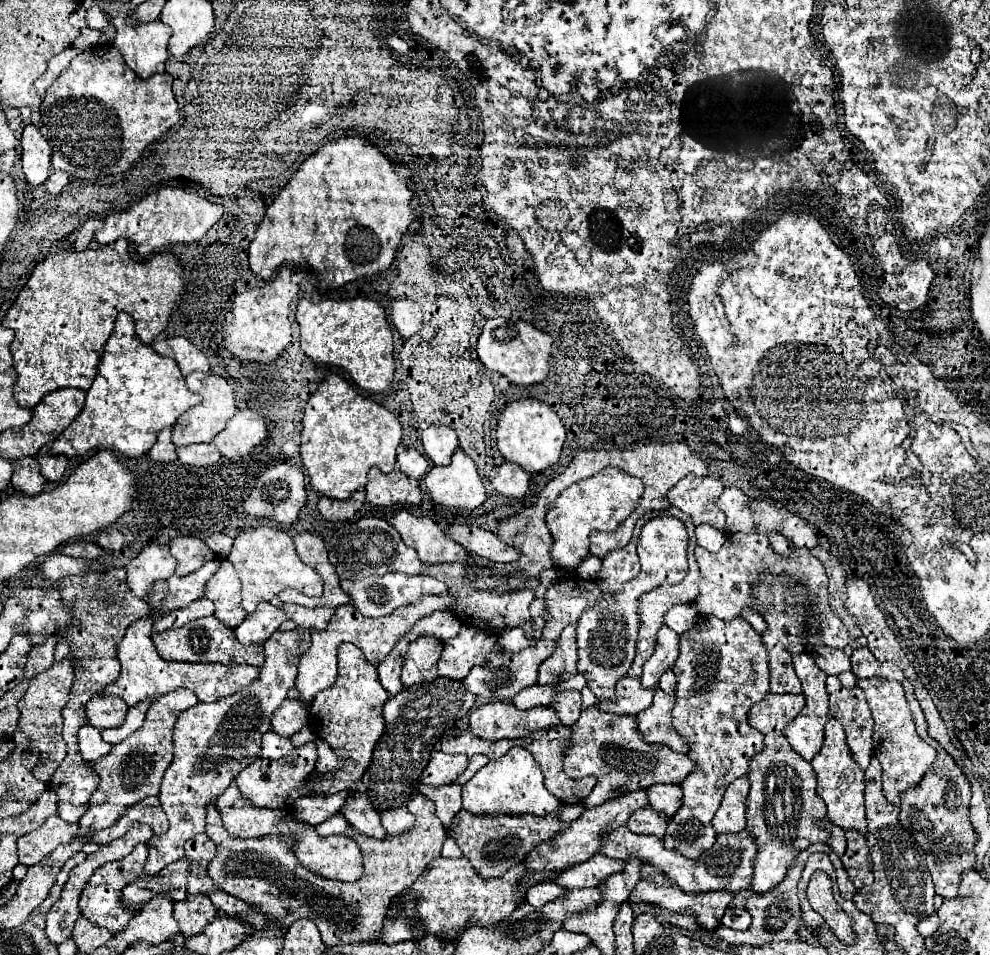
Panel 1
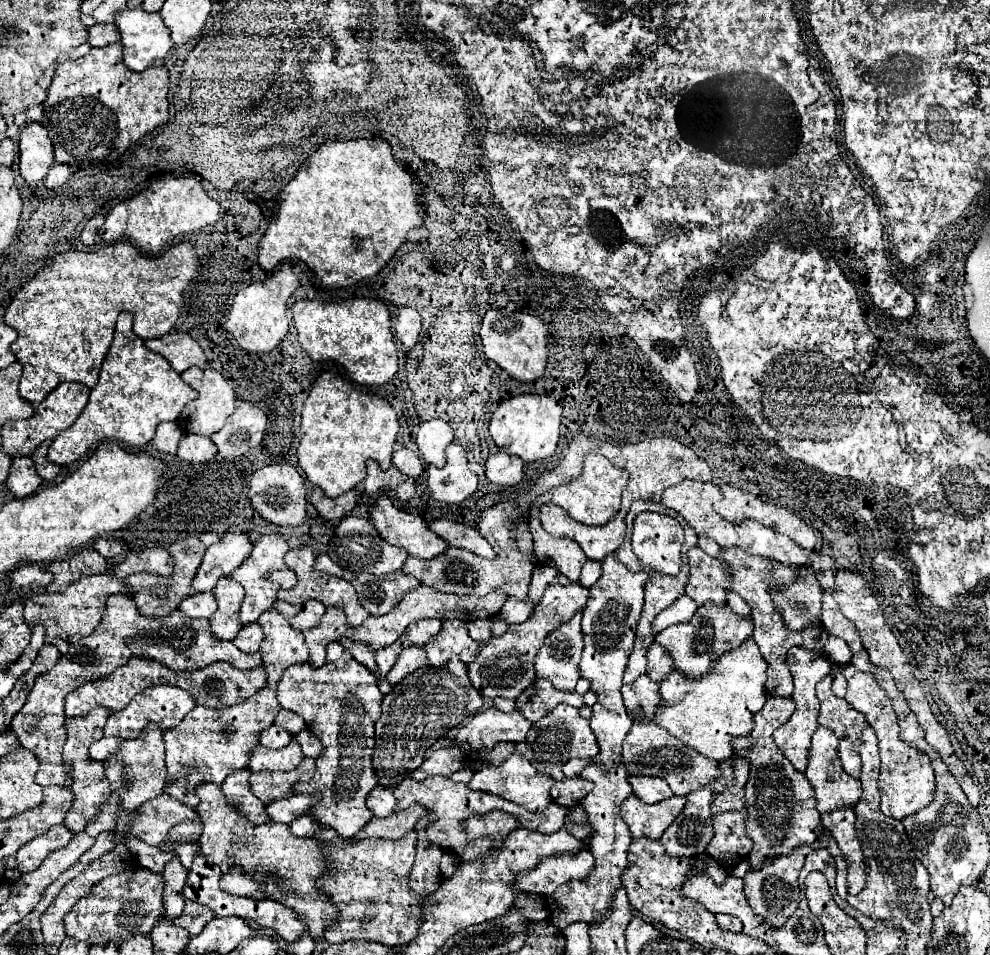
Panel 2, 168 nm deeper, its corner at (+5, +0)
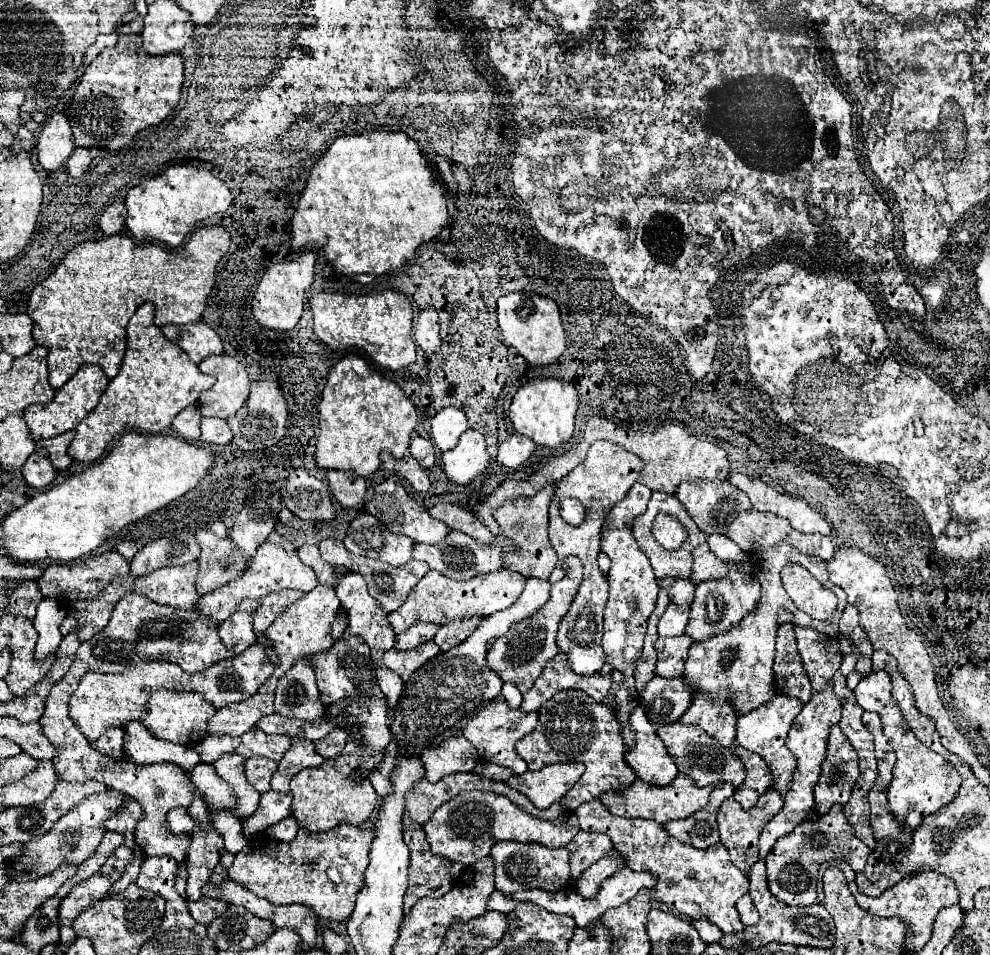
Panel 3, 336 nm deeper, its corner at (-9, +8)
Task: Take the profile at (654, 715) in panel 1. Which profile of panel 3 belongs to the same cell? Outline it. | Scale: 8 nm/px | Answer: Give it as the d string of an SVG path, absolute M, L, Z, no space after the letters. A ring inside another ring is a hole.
M778 542L770 548L762 548L758 552L752 552L752 562L758 574L758 580L762 584L762 598L760 606L748 614L738 628L732 628L726 634L712 636L704 642L694 642L690 646L690 656L686 660L686 668L682 674L682 680L692 690L692 704L678 720L680 724L694 724L706 730L712 738L716 738L722 746L736 750L736 722L738 716L744 716L746 712L752 712L754 708L760 708L766 704L766 700L772 700L776 696L774 692L774 640L776 640L776 628L778 628L778 612L792 614L792 600L788 598L780 572L788 564L800 564L804 566L814 578L818 578L828 590L832 590L838 596L838 608L834 610L832 618L828 620L814 620L810 616L794 616L794 624L802 628L814 628L822 634L836 636L838 634L838 620L842 616L842 610L846 606L846 594L842 588L830 582L826 572L826 562L822 558L806 556L798 550L794 550L786 542Z

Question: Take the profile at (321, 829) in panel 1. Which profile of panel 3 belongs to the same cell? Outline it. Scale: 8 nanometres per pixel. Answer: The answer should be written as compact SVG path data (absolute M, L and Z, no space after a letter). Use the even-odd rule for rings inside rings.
M288 816L288 818L284 818L282 822L278 822L278 824L274 824L274 826L268 826L268 828L266 828L266 834L268 834L270 838L274 838L274 840L290 842L290 840L294 840L298 828L300 828L300 826L298 826L298 820L296 820L294 816Z

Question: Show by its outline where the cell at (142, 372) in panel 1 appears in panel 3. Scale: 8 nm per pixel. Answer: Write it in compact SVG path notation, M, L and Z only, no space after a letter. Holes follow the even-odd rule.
M150 302L142 304L130 318L126 328L126 354L120 372L110 380L96 408L78 424L76 436L68 448L70 458L80 462L96 462L116 436L130 430L160 434L170 428L180 410L196 404L200 392L212 388L214 376L202 374L180 346L164 338L160 328L154 326L152 318L154 304Z

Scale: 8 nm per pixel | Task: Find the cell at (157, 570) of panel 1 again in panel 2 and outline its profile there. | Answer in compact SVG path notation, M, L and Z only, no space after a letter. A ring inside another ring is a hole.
M154 546L154 548L144 548L140 552L130 552L124 558L124 562L120 562L114 568L114 574L118 578L126 578L136 572L156 572L162 576L170 576L172 570L174 570L174 558L170 556L170 552L162 546Z

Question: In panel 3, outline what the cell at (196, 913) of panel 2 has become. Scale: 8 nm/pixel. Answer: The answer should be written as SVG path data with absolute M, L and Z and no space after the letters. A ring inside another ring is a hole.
M202 896L198 902L188 902L188 910L192 914L192 918L200 924L210 924L214 918L218 918L222 912L226 912L230 904L226 904L226 900L210 900L206 896Z

